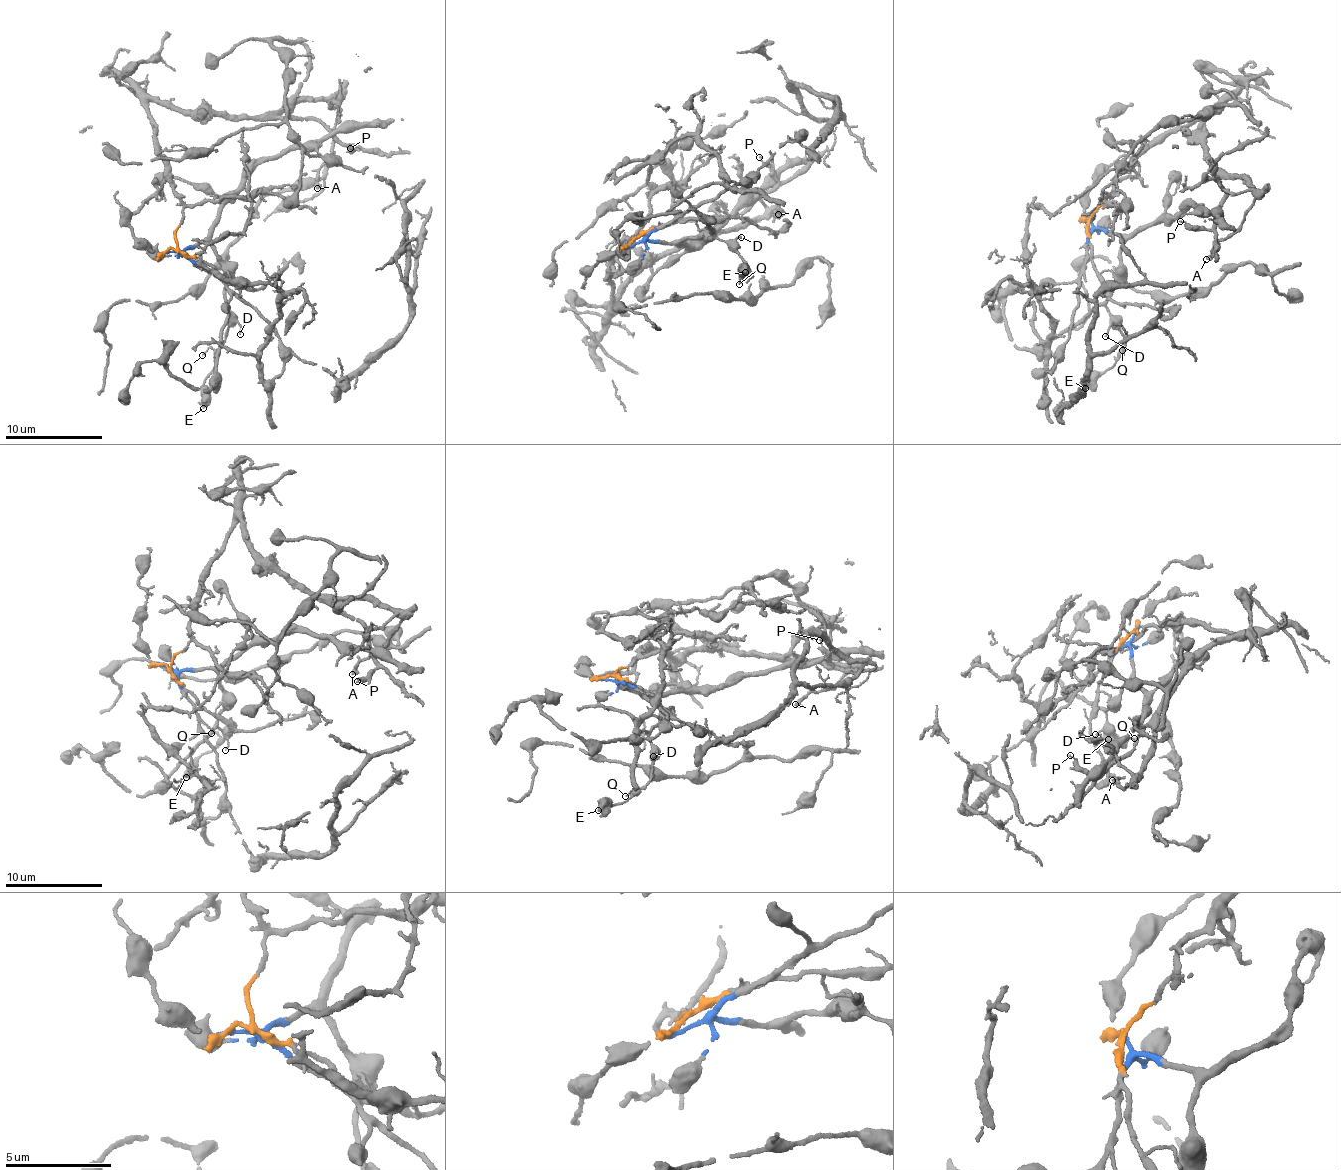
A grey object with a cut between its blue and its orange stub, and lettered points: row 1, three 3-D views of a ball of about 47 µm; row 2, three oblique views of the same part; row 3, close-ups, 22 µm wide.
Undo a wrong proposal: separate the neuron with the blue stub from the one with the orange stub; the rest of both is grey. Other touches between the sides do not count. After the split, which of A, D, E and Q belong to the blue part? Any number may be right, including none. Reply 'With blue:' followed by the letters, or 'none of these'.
With blue: D, E, Q

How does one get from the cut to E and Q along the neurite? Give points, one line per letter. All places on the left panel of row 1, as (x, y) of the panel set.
E: (163, 253), (187, 250), (204, 242), (223, 265), (229, 326), (207, 376), (203, 408)
Q: (163, 253), (187, 250), (204, 242), (223, 265), (229, 326), (224, 341), (202, 356)

